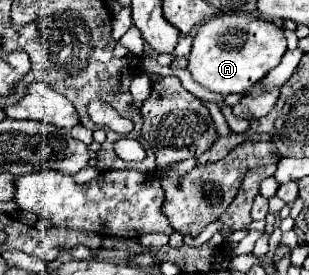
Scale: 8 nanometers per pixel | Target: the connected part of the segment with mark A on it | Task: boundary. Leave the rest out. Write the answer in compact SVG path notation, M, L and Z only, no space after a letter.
M216 16L204 22L188 56L192 78L216 94L240 94L260 82L274 66L280 64L286 52L286 38L280 26L258 16Z

